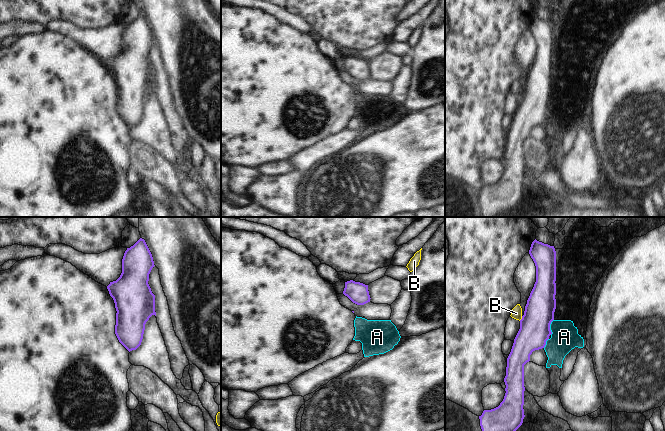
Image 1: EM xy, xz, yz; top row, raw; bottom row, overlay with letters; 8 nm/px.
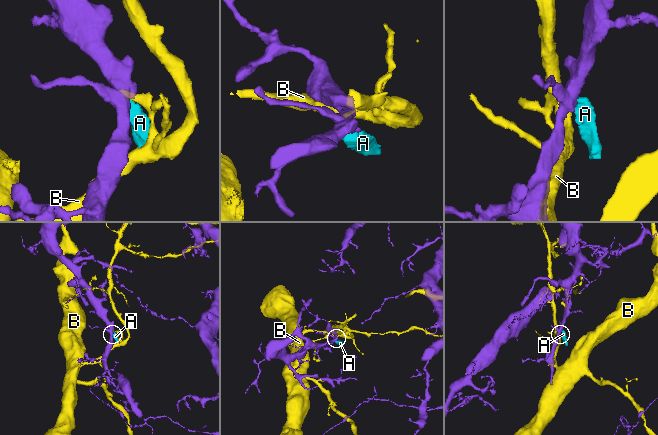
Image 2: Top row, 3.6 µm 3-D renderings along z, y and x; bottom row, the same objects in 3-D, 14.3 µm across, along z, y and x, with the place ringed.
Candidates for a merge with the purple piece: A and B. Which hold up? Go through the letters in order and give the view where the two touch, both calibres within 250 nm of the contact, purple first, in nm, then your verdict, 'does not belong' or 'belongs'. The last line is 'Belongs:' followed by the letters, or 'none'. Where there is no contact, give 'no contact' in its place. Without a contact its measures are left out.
A: yz | 240/220 nm | does not belong
B: yz | 240/90 nm | does not belong
Belongs: none

